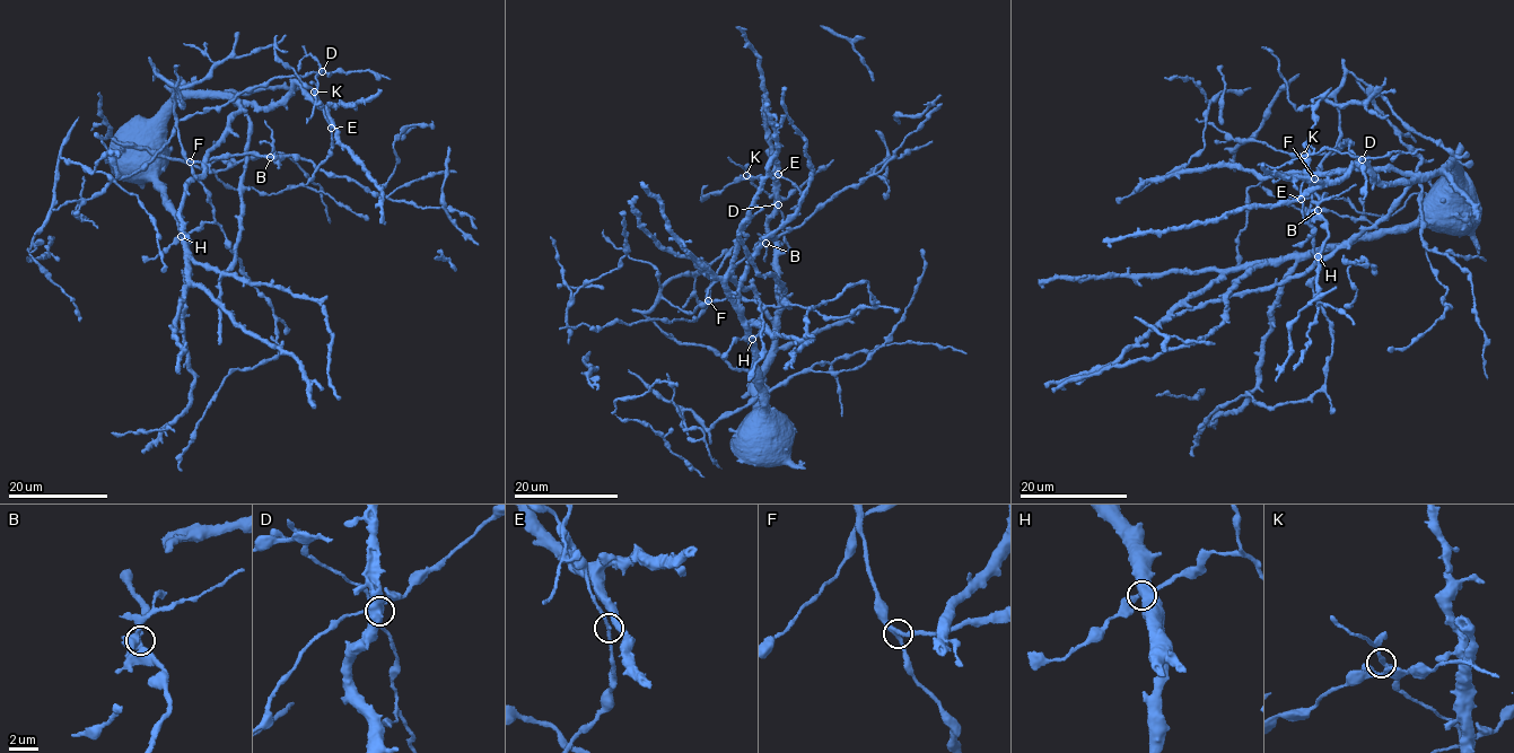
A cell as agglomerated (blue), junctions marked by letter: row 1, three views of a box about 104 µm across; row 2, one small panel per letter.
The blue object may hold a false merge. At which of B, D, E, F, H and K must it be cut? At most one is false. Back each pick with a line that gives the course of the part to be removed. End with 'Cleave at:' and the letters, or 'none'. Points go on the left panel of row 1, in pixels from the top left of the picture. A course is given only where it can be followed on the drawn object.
Cleave at: none

